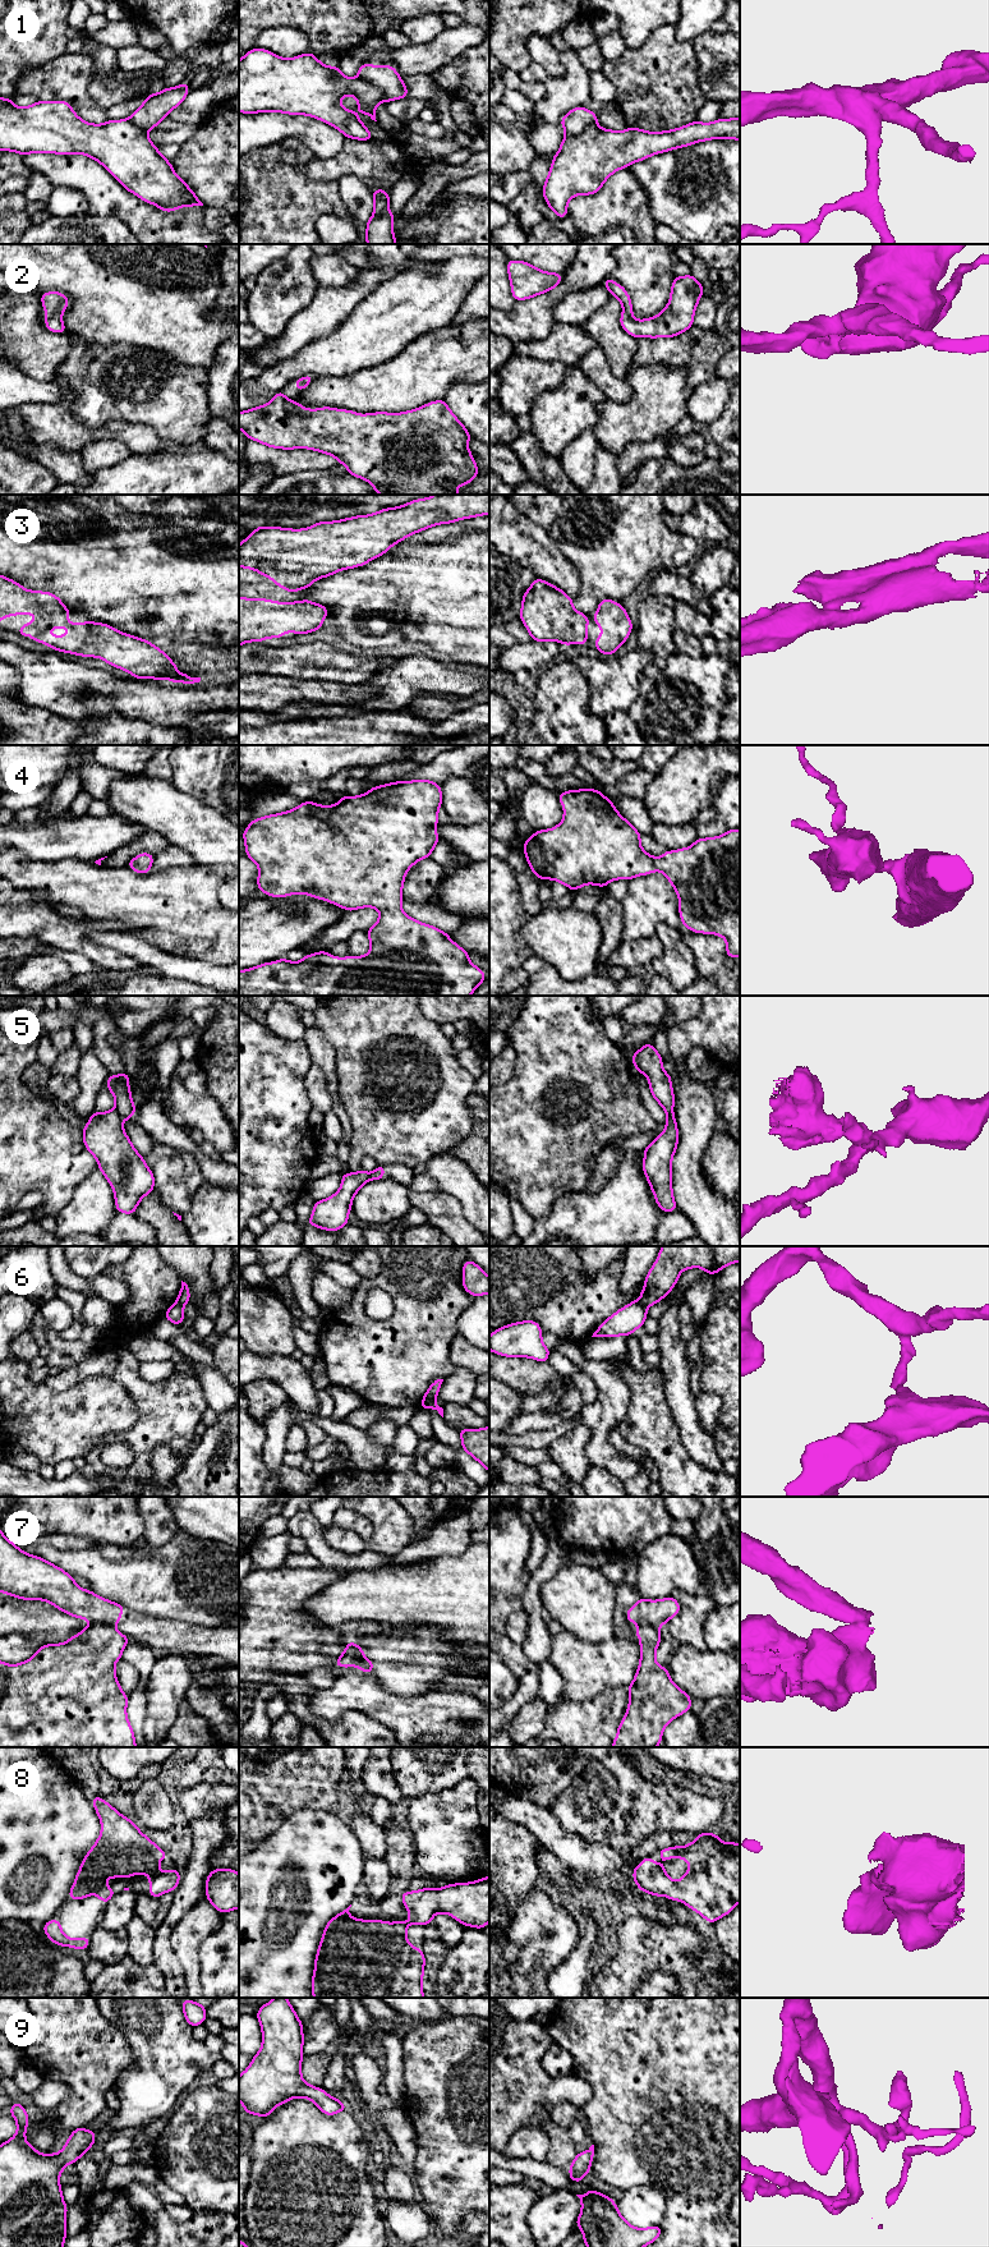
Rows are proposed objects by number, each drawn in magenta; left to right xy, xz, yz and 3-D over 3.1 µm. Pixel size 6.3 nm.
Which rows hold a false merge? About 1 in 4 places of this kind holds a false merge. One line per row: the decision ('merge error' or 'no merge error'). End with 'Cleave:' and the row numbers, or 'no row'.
1: merge error
2: no merge error
3: no merge error
4: no merge error
5: merge error
6: merge error
7: merge error
8: no merge error
9: no merge error
Cleave: 1, 5, 6, 7

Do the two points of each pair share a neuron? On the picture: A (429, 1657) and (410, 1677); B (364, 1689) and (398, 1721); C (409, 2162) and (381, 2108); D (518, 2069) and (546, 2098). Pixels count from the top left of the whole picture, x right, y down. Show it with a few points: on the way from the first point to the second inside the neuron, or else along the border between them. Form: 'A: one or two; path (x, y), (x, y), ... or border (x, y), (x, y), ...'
A: one; path (426, 1662), (415, 1672)
B: one; path (372, 1696), (390, 1713)
C: one; path (404, 2149), (398, 2124), (394, 2121)
D: one; path (524, 2076), (539, 2091)

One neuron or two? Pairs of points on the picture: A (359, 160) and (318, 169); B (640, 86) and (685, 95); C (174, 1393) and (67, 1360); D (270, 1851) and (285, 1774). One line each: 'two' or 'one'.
A: one
B: one
C: two
D: two

